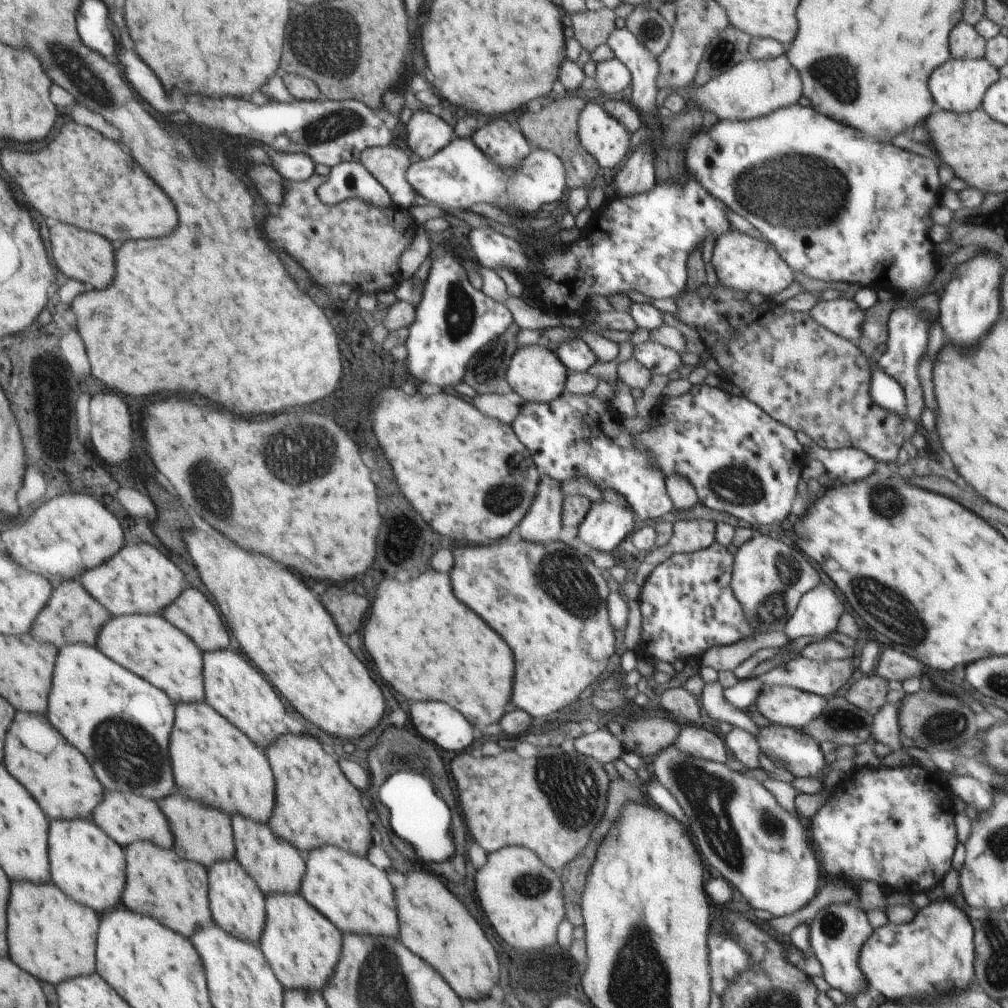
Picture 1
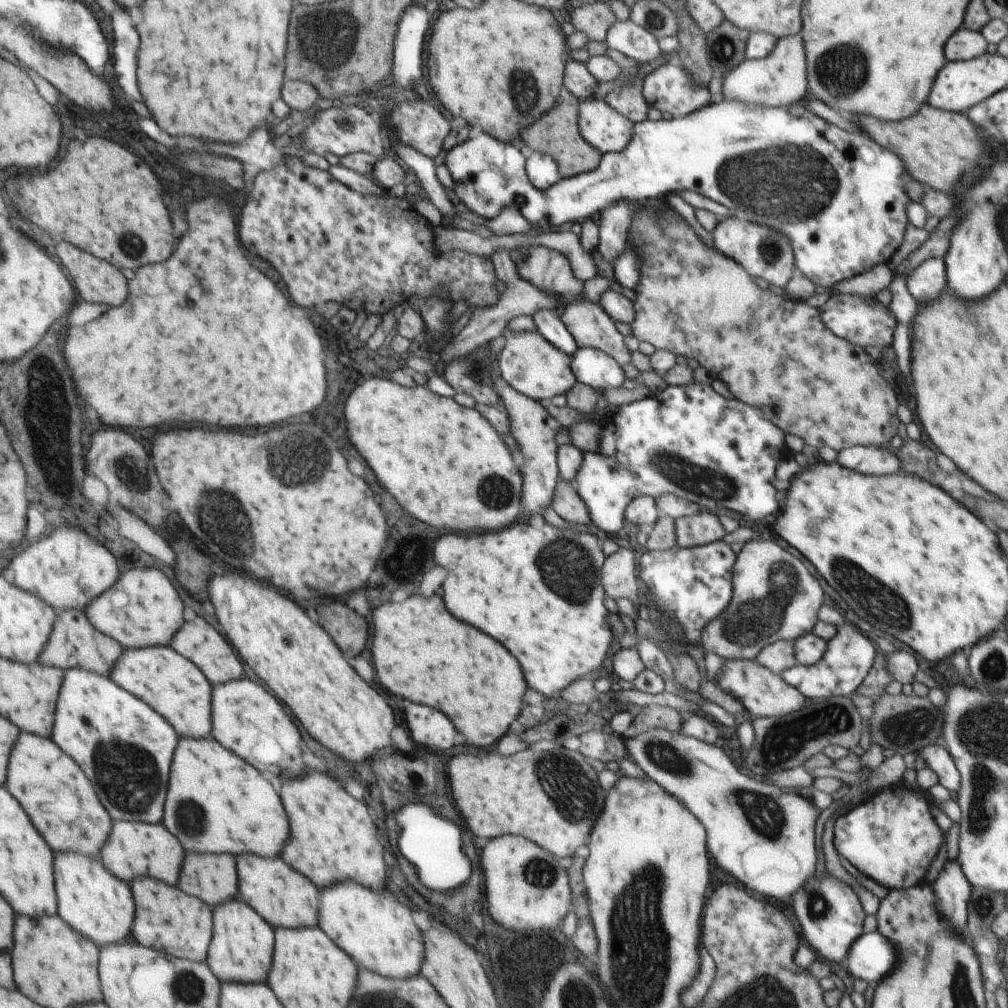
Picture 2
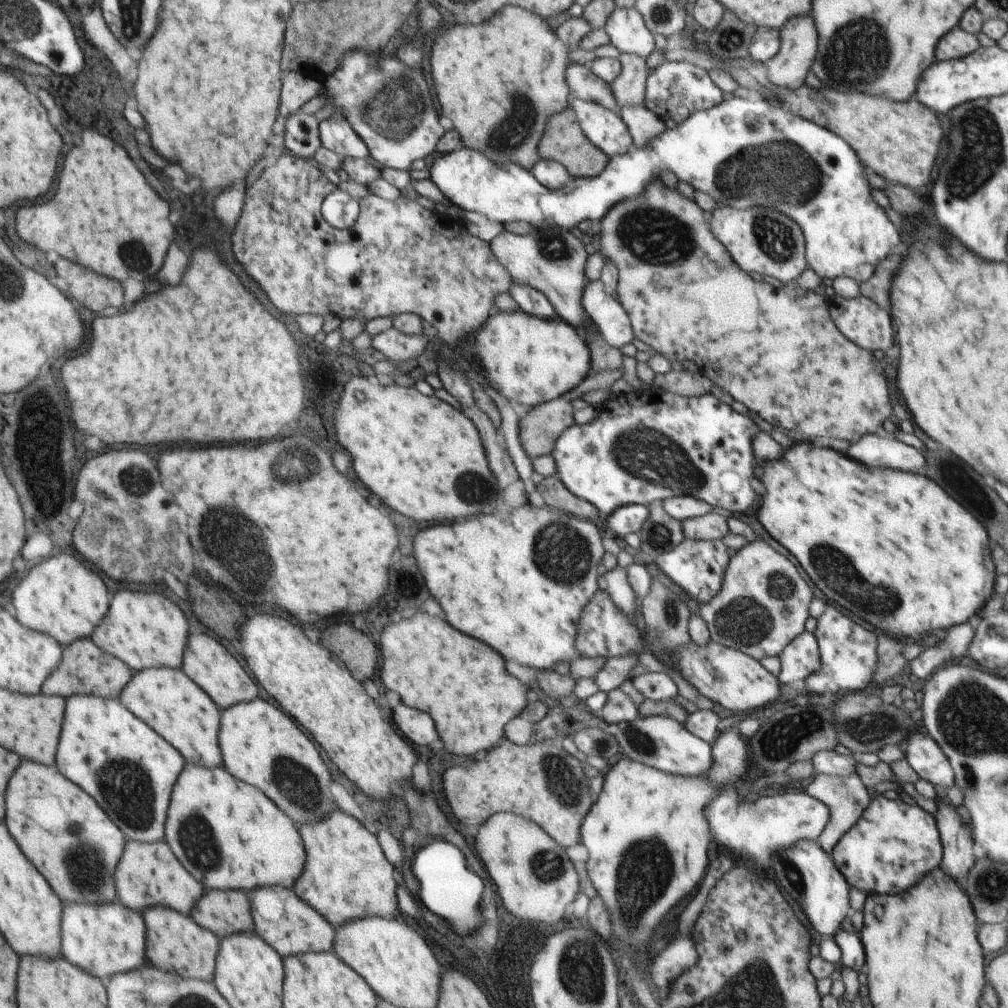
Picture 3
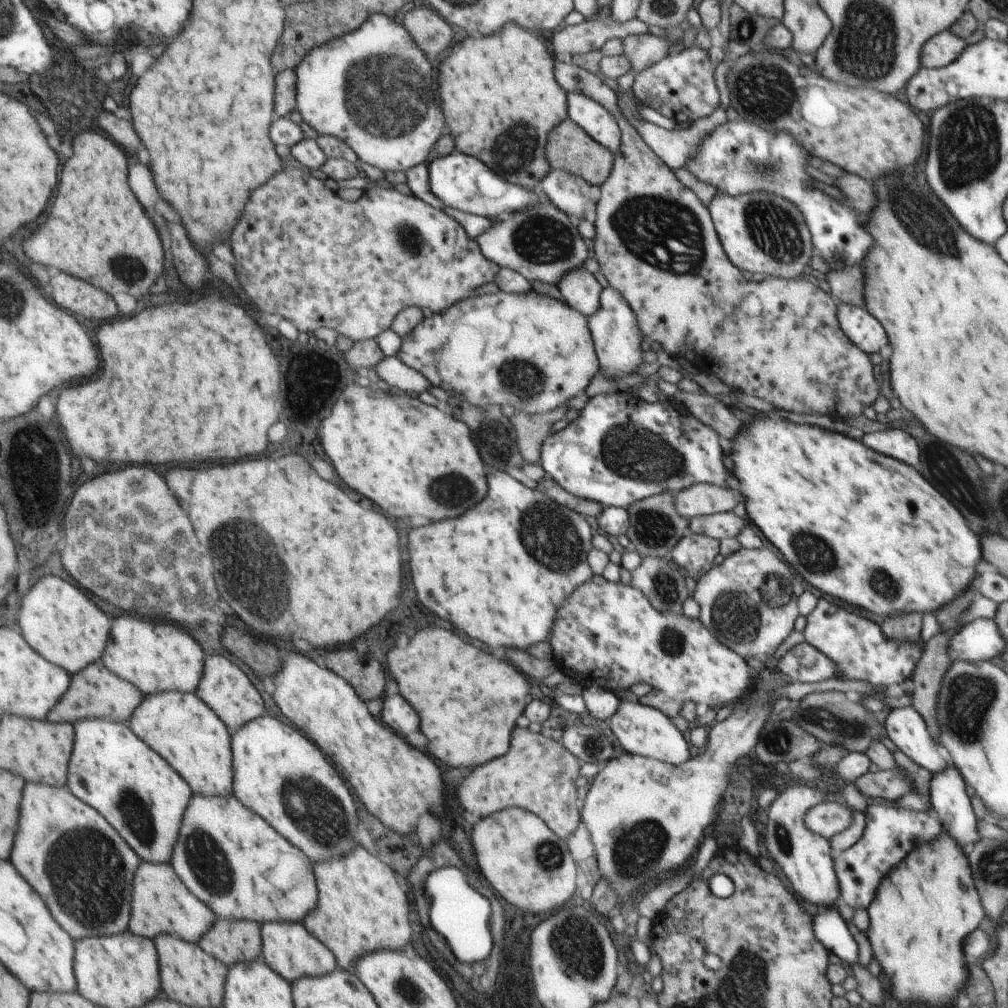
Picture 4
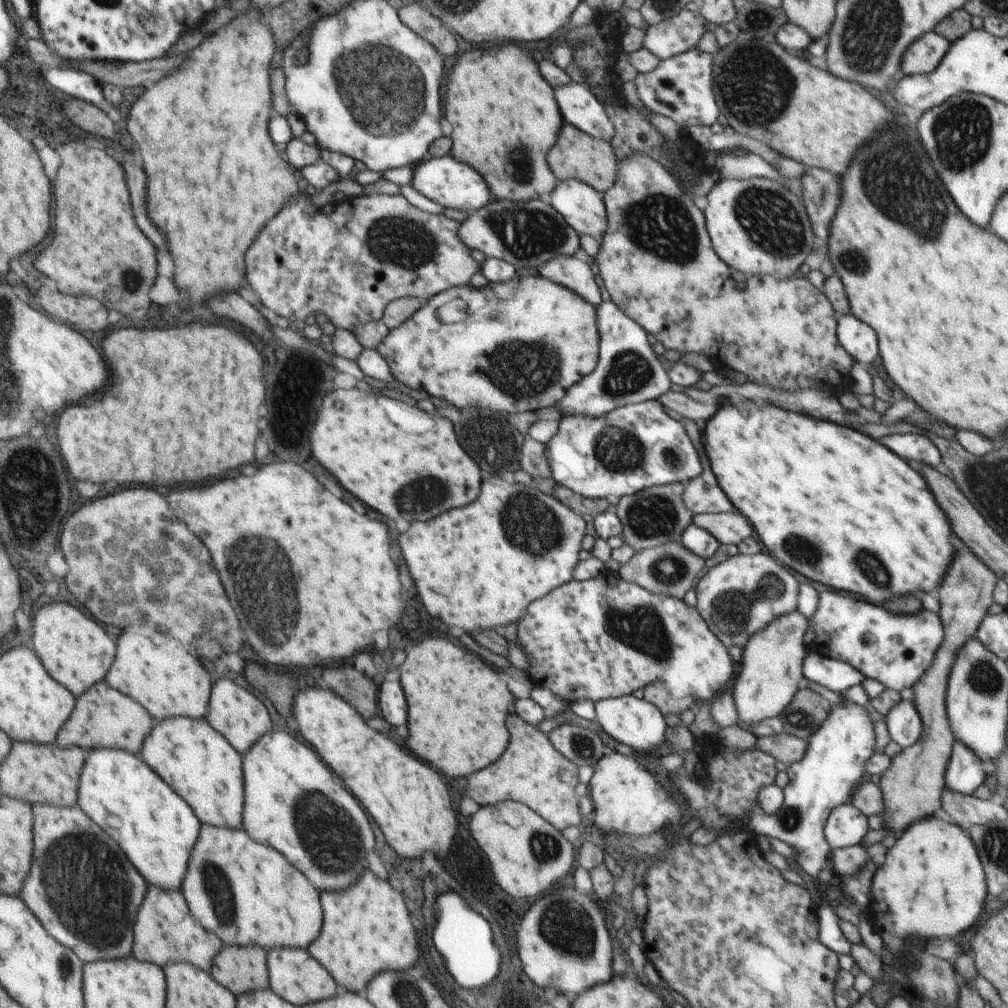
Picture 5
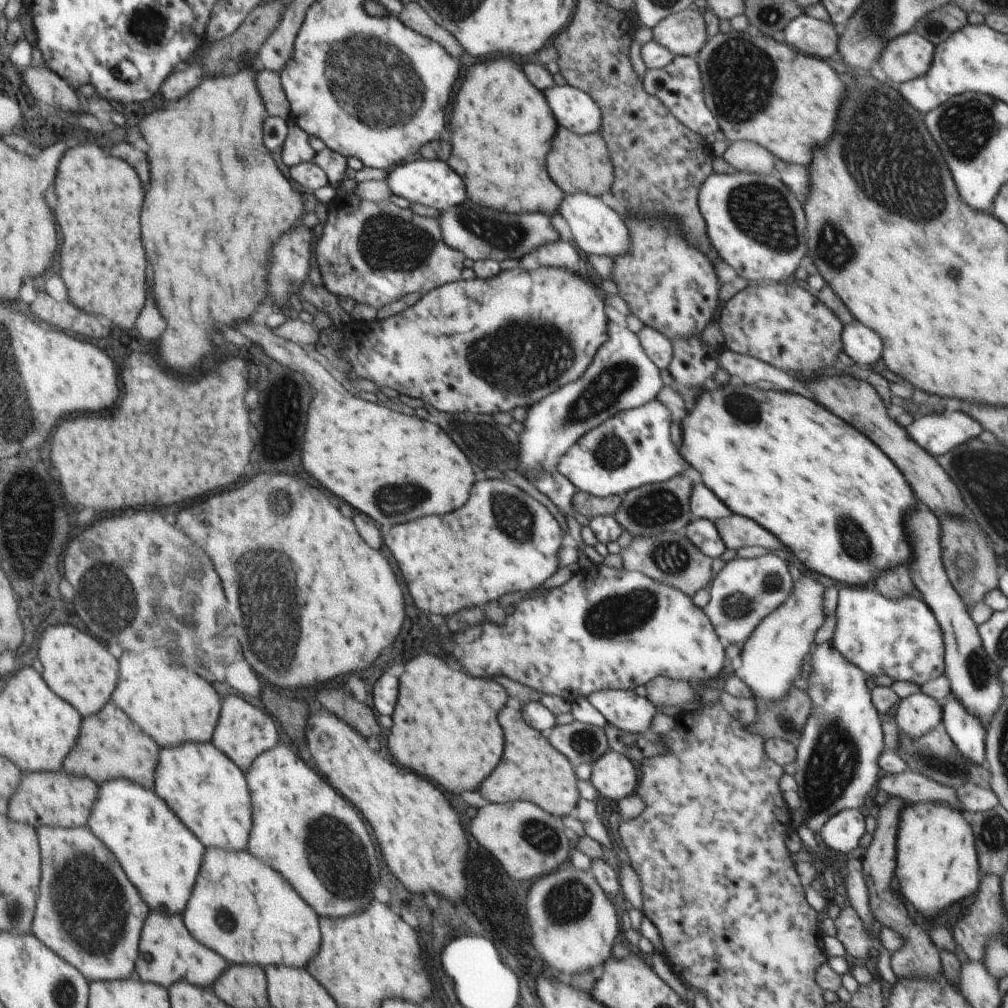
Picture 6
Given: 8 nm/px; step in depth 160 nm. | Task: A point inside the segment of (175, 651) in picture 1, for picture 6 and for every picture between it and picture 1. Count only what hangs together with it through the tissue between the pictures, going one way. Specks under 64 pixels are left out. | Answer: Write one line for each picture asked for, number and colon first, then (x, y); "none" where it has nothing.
2: (173, 685)
3: (168, 699)
4: (179, 725)
5: (195, 758)
6: (208, 791)

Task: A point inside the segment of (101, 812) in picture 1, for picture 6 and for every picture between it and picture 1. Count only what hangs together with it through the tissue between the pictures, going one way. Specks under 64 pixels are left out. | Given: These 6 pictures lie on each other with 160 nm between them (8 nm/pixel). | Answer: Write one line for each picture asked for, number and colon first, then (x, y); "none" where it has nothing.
2: (134, 849)
3: (149, 874)
4: (161, 904)
5: (165, 932)
6: (168, 953)

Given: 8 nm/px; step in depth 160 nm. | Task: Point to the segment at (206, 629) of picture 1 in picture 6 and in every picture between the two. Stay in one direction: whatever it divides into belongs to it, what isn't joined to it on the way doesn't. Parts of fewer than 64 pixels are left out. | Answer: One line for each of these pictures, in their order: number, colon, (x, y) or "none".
2: (198, 641)
3: (207, 662)
4: (224, 687)
5: (238, 715)
6: (243, 732)

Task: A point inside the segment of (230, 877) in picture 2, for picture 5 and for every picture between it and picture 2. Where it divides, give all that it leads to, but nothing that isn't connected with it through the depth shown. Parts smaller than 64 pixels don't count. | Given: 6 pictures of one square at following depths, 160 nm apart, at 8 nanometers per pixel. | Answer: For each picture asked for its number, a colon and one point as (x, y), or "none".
3: (224, 913)
4: (230, 942)
5: (241, 970)

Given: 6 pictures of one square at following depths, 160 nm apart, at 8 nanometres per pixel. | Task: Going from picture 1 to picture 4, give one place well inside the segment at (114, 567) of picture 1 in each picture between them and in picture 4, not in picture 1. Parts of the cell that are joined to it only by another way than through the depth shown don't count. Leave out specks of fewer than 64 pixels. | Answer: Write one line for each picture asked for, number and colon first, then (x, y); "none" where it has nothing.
2: (142, 609)
3: (146, 630)
4: (156, 658)

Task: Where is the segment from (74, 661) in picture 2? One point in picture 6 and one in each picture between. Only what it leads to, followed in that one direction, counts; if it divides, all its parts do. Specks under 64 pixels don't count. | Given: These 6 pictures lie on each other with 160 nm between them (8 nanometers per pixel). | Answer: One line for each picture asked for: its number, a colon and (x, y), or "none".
3: (86, 670)
4: (97, 692)
5: (104, 718)
6: (111, 746)

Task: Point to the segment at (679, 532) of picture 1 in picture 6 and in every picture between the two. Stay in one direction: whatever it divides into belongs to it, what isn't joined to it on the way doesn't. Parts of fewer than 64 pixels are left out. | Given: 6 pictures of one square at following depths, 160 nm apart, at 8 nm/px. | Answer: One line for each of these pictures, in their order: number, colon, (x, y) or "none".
2: (704, 527)
3: (712, 526)
4: (726, 525)
5: (730, 528)
6: (737, 532)

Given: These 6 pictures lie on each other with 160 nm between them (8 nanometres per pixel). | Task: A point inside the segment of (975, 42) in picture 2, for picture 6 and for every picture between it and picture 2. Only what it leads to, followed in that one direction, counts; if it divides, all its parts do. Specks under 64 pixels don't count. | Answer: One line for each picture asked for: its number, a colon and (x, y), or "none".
3: (957, 44)
4: (942, 49)
5: (922, 57)
6: (908, 56)

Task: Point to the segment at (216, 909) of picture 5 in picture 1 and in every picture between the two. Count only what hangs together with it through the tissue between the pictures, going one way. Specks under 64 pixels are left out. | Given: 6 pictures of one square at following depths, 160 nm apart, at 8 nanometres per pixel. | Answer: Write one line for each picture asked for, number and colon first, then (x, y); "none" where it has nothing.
1: (213, 763)
2: (216, 802)
3: (218, 826)
4: (224, 854)

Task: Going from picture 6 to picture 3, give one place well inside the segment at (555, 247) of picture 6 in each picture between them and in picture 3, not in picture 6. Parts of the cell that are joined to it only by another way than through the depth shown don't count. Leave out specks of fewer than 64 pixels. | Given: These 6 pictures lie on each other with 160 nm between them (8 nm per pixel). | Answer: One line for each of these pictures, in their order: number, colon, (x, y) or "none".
3: (606, 311)
4: (579, 288)
5: (569, 271)

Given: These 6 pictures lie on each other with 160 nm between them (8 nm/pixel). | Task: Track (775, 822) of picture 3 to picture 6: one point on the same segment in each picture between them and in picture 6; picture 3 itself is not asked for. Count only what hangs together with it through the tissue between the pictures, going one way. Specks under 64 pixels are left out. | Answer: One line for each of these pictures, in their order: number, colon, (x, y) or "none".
4: (827, 819)
5: (846, 826)
6: (842, 832)

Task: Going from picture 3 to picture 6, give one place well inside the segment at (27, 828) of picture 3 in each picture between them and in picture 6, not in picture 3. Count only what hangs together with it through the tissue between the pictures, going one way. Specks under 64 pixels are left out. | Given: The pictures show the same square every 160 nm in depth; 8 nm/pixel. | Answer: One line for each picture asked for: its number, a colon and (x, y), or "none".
4: (75, 856)
5: (90, 899)
6: (99, 935)

